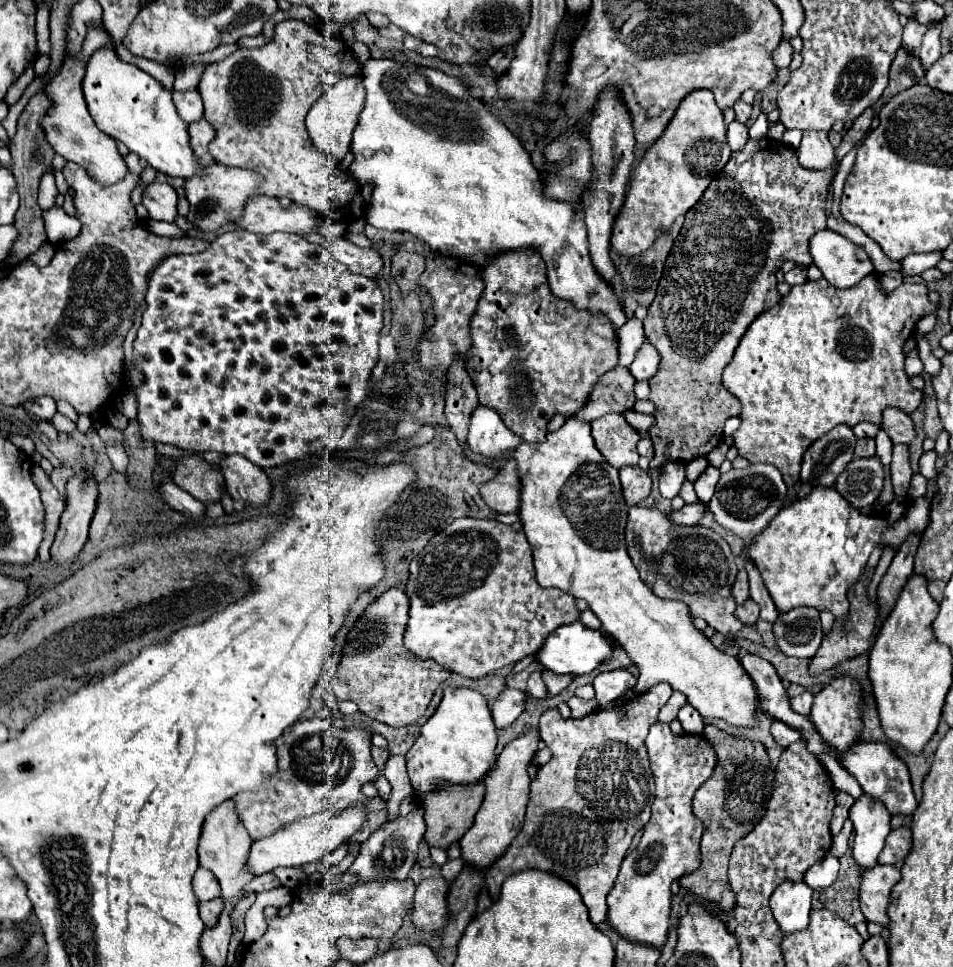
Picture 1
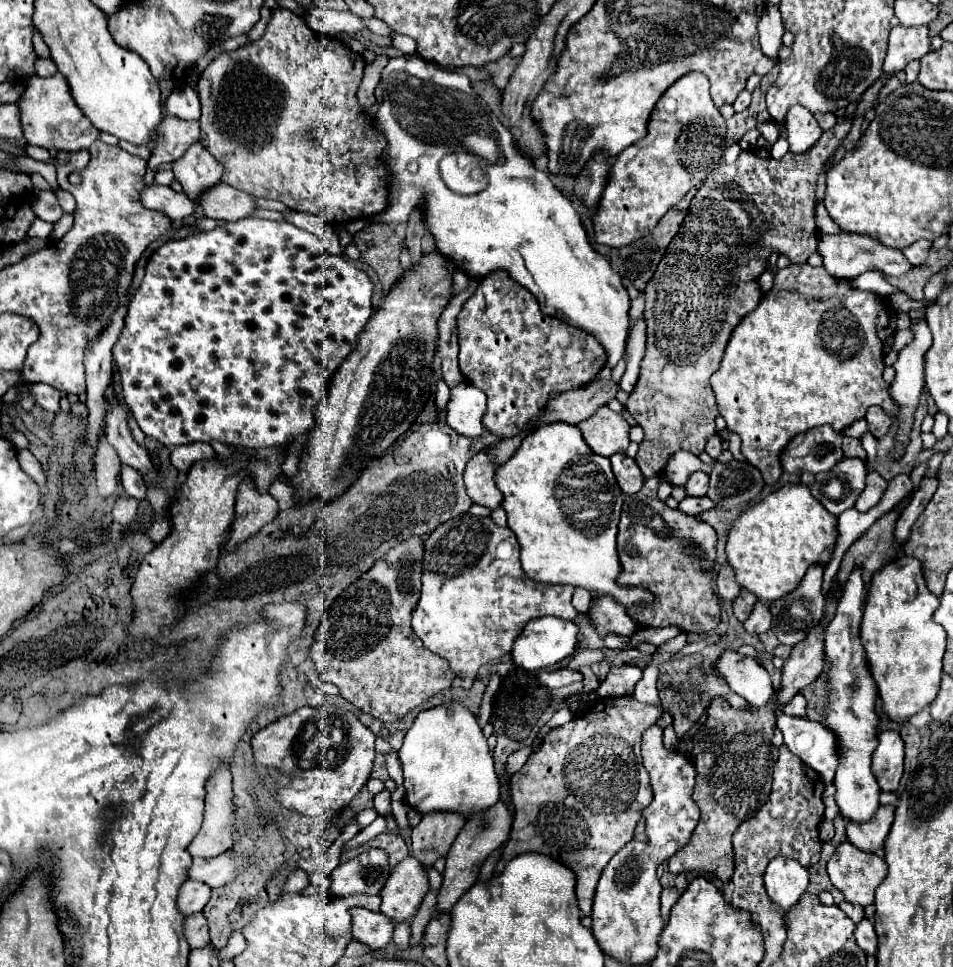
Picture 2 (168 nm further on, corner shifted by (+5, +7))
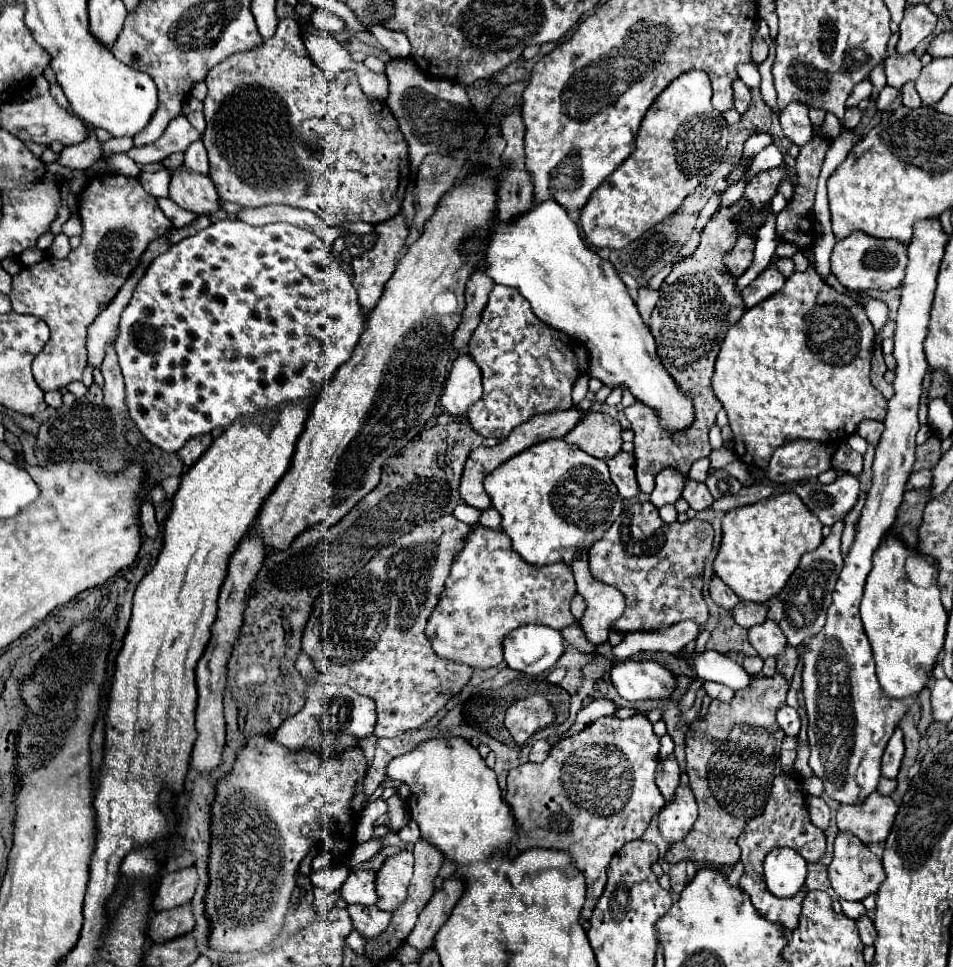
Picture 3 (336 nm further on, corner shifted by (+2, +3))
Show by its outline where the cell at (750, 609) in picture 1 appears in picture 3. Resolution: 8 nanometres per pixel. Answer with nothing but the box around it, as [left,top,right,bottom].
[733,601,767,629]

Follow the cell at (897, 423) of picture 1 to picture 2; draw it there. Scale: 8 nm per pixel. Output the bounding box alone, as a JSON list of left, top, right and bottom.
[866,407,892,437]

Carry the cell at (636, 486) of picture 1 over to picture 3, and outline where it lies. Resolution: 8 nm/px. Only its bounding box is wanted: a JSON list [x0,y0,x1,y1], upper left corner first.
[609,453,639,499]

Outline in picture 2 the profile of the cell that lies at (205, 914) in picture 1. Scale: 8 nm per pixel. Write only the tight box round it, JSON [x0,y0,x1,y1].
[184,911,210,949]

